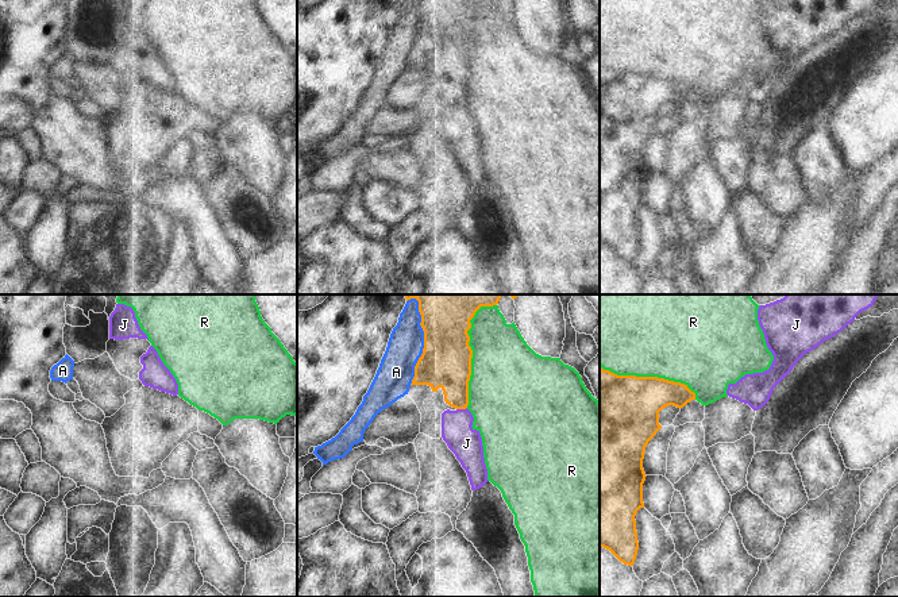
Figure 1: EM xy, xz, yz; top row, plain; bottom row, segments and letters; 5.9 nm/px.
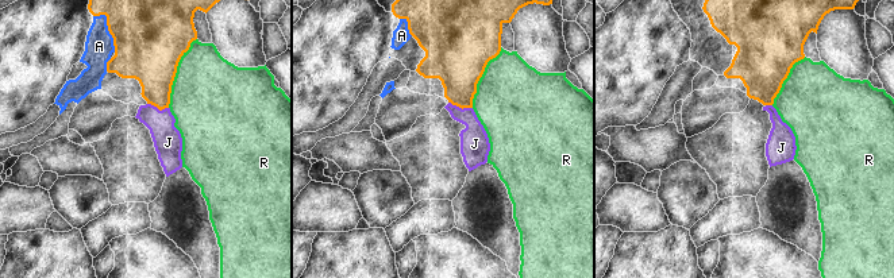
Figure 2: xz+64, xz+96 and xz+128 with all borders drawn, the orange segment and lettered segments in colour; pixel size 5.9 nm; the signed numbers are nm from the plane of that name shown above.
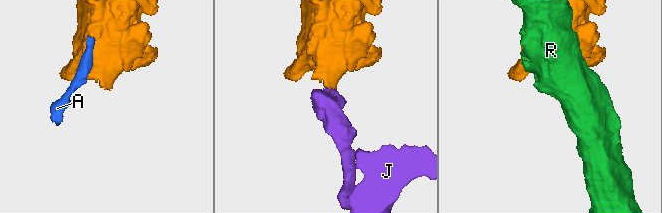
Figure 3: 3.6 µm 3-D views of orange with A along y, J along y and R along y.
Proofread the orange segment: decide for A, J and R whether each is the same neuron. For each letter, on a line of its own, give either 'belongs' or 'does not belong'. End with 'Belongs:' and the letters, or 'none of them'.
A: does not belong
J: belongs
R: does not belong
Belongs: J

